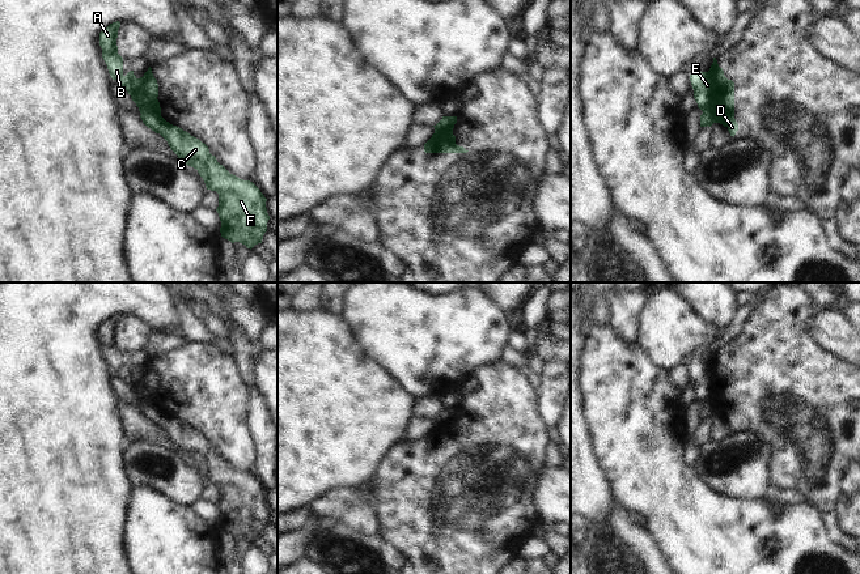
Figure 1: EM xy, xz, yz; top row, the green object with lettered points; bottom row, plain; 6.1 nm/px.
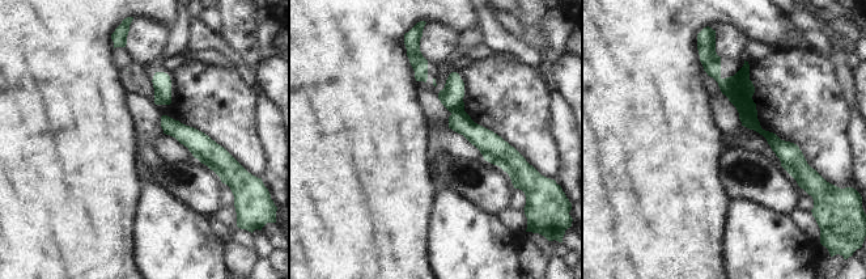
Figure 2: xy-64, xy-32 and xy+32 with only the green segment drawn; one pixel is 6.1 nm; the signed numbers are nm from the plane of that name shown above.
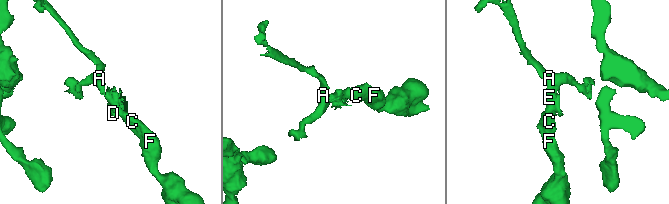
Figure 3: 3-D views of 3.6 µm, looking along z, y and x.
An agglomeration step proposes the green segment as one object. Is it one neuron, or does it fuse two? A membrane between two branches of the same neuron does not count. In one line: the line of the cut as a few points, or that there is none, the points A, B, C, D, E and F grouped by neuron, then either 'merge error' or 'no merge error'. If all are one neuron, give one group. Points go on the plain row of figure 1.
xy (142, 405), (160, 408) | A B D E / C F | merge error

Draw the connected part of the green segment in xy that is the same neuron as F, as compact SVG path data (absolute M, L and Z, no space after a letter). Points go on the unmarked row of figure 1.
M141 407L143 416L160 426L183 456L198 463L207 482L219 486L217 506L221 530L247 541L262 536L270 509L267 492L250 473L240 472L220 458L208 439L182 421L170 417L161 408Z

